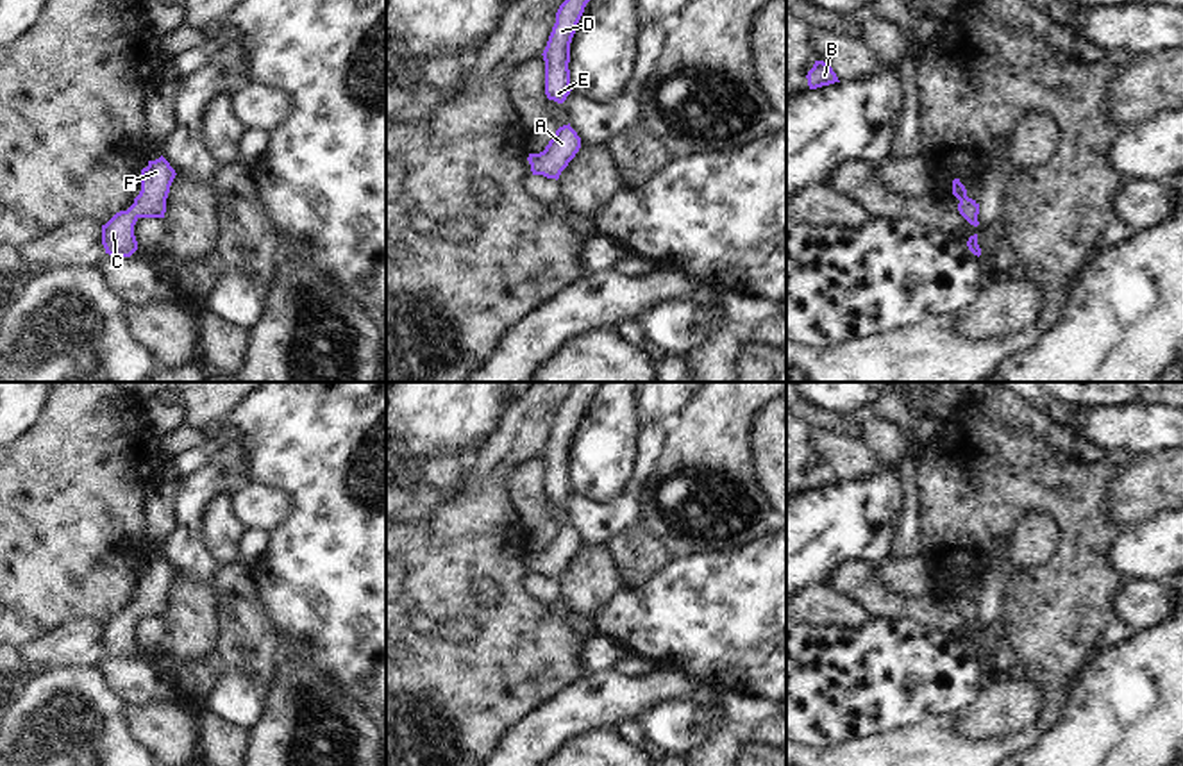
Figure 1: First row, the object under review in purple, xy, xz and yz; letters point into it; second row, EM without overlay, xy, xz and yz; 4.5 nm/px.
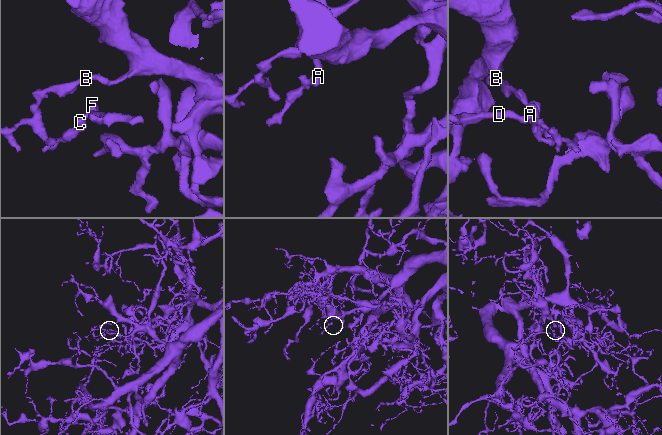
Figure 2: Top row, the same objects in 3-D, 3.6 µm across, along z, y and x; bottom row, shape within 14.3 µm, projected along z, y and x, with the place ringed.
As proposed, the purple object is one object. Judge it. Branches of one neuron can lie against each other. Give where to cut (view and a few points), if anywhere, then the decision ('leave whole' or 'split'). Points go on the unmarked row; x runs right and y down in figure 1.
no cut | leave whole

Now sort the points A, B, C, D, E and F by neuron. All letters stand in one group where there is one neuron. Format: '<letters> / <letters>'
A B C D E F

